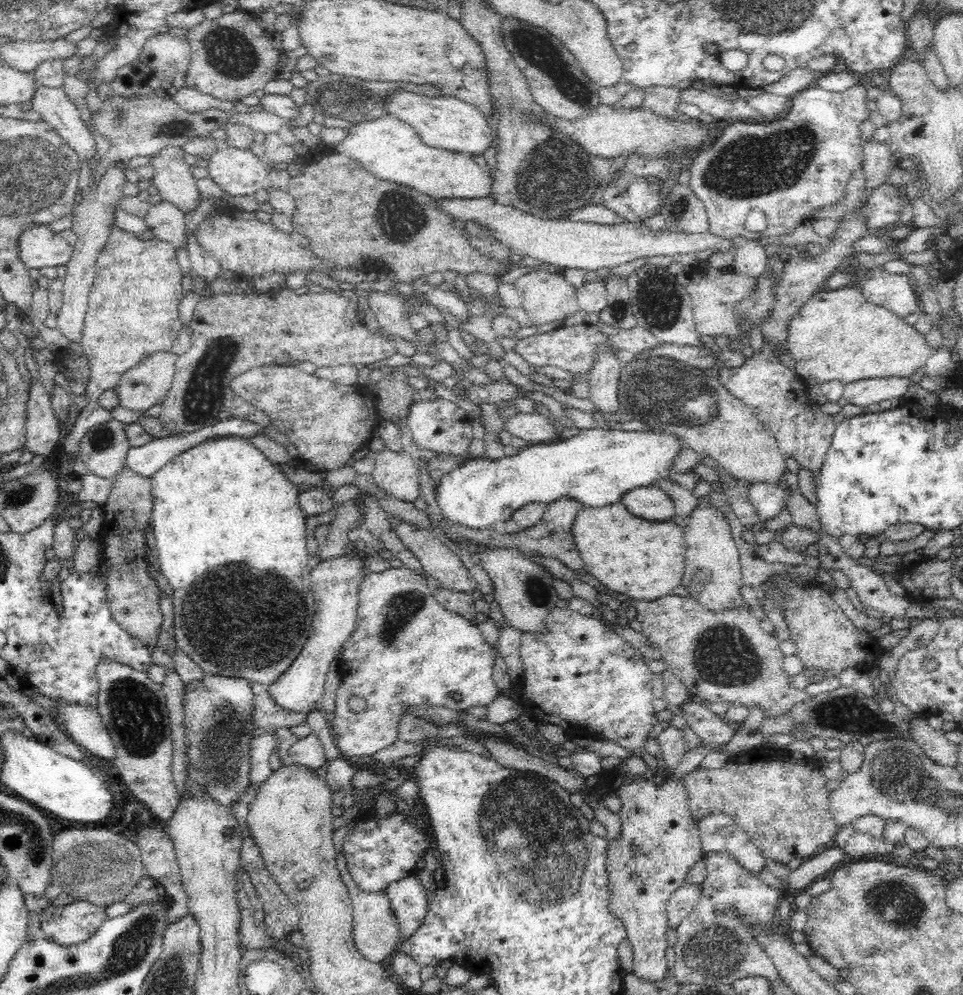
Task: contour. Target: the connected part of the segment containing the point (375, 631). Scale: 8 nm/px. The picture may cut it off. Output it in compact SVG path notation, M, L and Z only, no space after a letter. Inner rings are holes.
M406 566L401 568L390 567L384 572L371 572L366 573L363 576L360 588L359 588L359 600L357 608L357 620L352 631L352 634L348 637L348 640L341 646L342 657L337 660L340 664L340 672L342 675L339 688L336 694L336 718L330 723L330 728L335 738L335 744L337 745L340 754L345 758L358 756L375 756L380 750L392 746L394 742L398 741L398 734L400 734L400 720L404 716L412 716L408 710L412 706L421 704L427 704L429 706L443 706L458 712L467 712L469 708L474 706L486 707L496 696L500 695L496 682L492 680L494 676L494 651L488 643L481 630L475 624L468 622L464 617L454 614L443 607L432 593L432 589L428 586L426 579L420 574L415 573L413 570L408 569ZM352 696L361 697L366 701L366 709L358 714L350 712L349 699Z

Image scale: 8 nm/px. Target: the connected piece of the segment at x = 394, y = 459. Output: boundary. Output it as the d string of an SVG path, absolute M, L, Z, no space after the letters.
M403 450L377 452L371 476L387 496L411 503L420 496L418 462Z

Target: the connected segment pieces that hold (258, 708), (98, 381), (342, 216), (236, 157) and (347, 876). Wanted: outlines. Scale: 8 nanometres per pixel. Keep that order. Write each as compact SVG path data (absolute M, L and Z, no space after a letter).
M252 681L254 690L254 712L252 712L252 724L260 729L268 727L288 728L306 723L308 713L286 712L268 695L268 687Z
M115 225L110 228L110 236L103 246L96 264L94 282L87 298L86 320L81 341L82 352L88 357L91 366L85 391L88 404L71 421L70 433L66 436L63 444L65 453L71 462L72 455L79 453L79 442L83 434L86 434L90 427L113 418L110 412L98 404L100 394L109 388L115 388L121 376L129 368L140 364L149 355L170 353L174 341L183 328L183 323L178 317L178 304L184 296L182 291L183 276L176 258L176 253L180 248L156 238L140 240L136 234L125 232Z
M308 152L308 166L301 174L289 180L287 192L296 202L296 212L292 214L293 229L310 241L310 253L318 259L330 261L339 269L362 264L364 258L382 258L390 271L396 273L397 281L411 284L418 278L425 278L432 273L456 271L459 274L484 272L495 278L503 276L517 265L519 258L499 259L482 256L474 251L466 234L454 228L454 219L426 194L398 183L388 182L370 174L362 163L345 154L332 152L315 161Z
M229 146L228 149L215 150L205 164L208 167L209 178L212 178L222 190L232 197L252 196L258 190L268 187L267 160L260 159L250 149Z
M336 851L336 868L342 874L342 881L348 887L351 903L354 909L353 912L353 931L352 938L354 939L358 953L368 962L382 962L386 960L394 951L398 951L402 936L399 931L397 918L393 915L393 910L390 904L390 899L383 893L364 892L358 888L358 885L352 880L351 874L347 869L345 854Z

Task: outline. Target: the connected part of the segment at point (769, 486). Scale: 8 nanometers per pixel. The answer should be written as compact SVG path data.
M751 483L747 491L750 503L754 505L763 522L774 518L786 507L784 489L776 483Z

